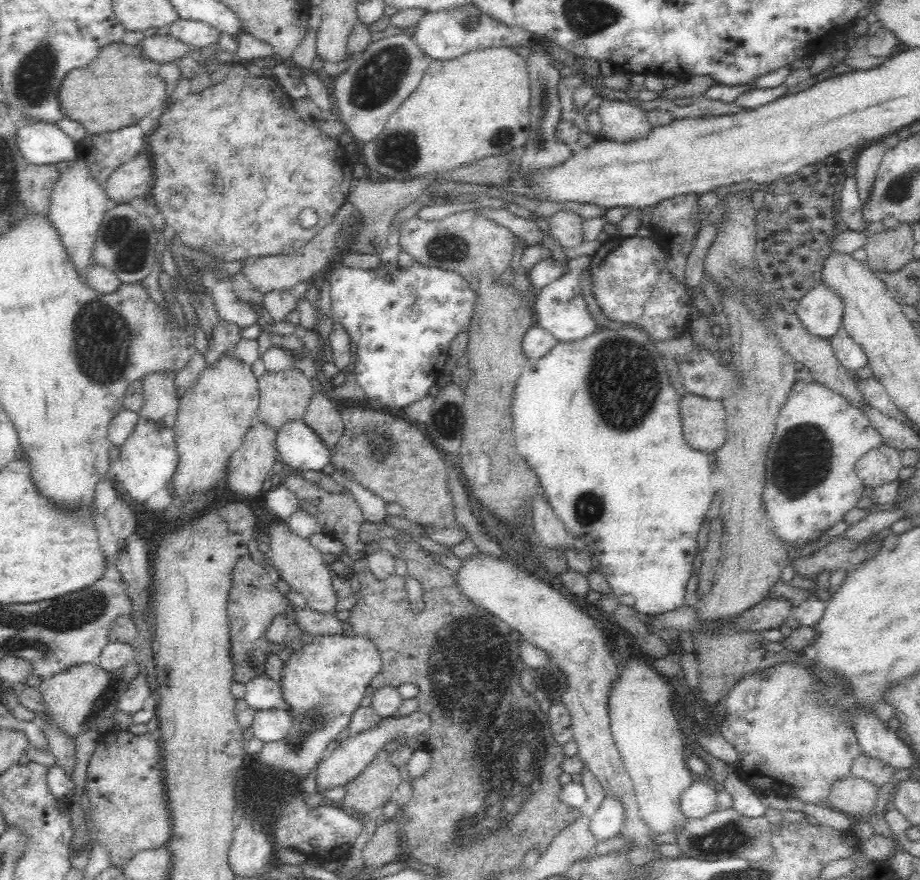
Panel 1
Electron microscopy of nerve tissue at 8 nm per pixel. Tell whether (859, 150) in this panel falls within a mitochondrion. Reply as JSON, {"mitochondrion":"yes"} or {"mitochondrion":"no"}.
{"mitochondrion":"no"}

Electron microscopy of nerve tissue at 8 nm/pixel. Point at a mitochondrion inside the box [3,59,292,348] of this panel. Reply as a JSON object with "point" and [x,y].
{"point":[128,248]}

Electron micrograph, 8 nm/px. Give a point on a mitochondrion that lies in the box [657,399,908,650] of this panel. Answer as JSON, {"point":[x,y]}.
{"point":[805,456]}

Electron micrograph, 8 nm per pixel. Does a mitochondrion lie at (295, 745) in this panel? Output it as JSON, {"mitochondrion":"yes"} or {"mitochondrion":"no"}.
{"mitochondrion":"yes"}

